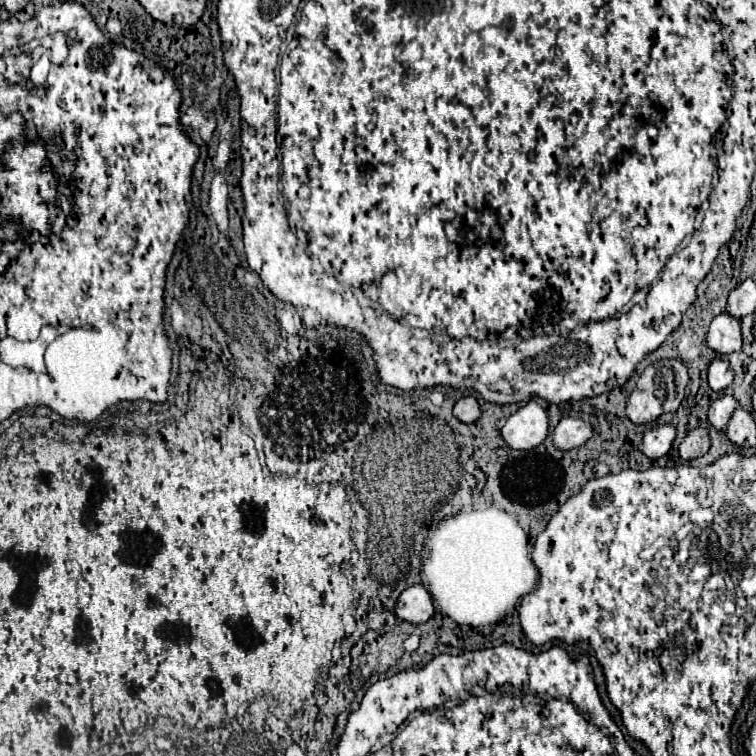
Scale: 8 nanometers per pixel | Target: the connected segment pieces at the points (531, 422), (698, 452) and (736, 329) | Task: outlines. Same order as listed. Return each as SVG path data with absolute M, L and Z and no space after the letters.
M531 400L519 408L501 428L501 436L515 450L529 450L539 446L549 436L549 416L545 408Z
M695 428L695 430L689 430L687 436L683 438L683 442L679 444L679 456L683 460L691 460L691 458L707 454L709 446L711 446L709 430L707 428Z
M719 314L713 318L709 332L707 332L707 344L721 356L737 352L741 348L741 324L731 314Z

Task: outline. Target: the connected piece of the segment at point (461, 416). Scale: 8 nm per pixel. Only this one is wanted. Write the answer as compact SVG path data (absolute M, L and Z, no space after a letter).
M463 396L463 398L457 400L457 404L453 408L453 414L455 414L457 420L461 420L465 424L471 424L481 416L481 408L479 408L479 404L473 396Z

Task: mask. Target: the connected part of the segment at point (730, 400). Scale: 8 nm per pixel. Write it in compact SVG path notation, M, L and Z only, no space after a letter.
M723 394L719 396L711 408L709 408L709 422L713 428L717 430L723 430L729 422L729 418L733 416L733 410L737 408L737 400L731 396L731 394Z

